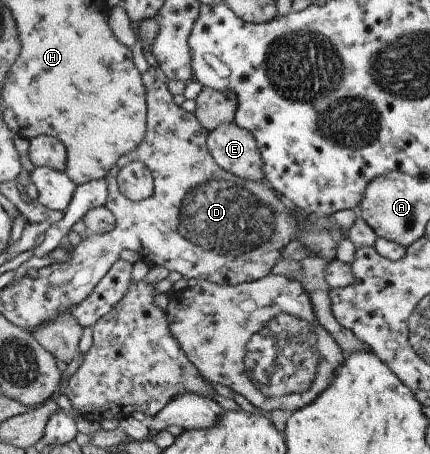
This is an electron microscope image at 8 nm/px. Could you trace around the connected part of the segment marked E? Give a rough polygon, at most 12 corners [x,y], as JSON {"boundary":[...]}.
{"boundary":[[229,122],[208,131],[219,168],[270,184],[251,132]]}

